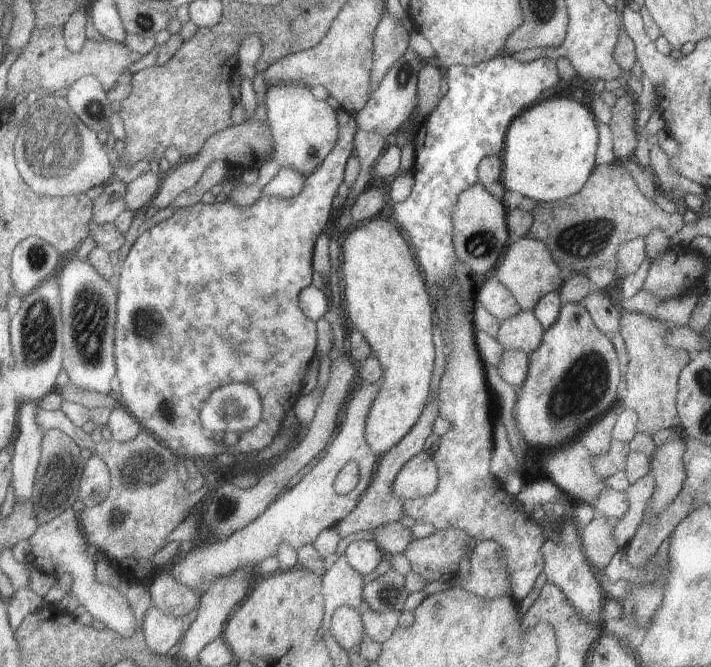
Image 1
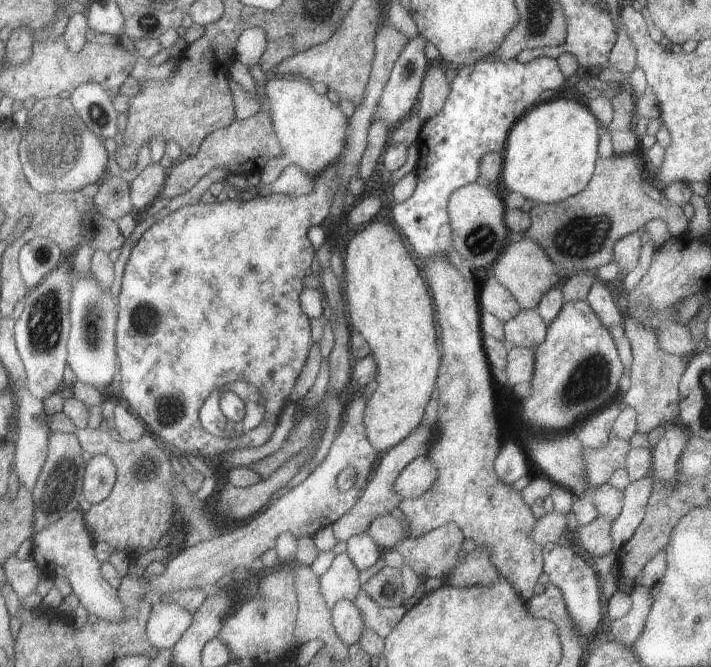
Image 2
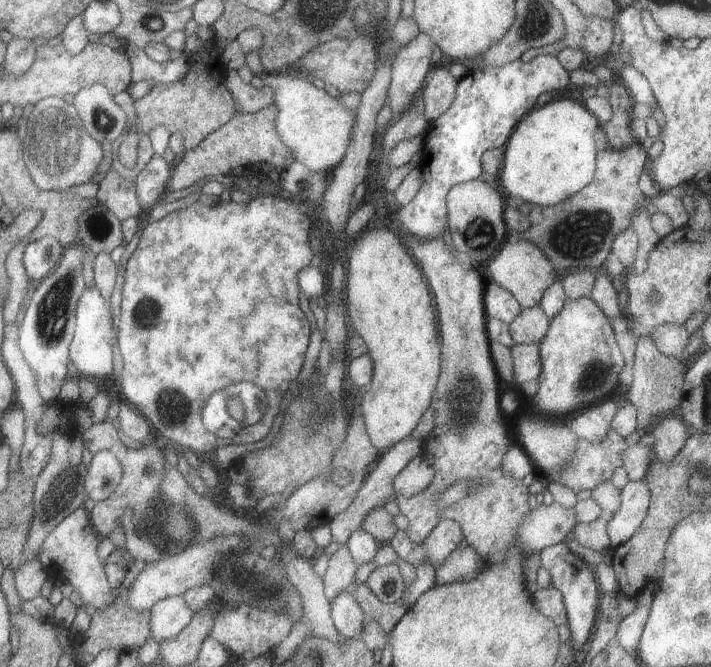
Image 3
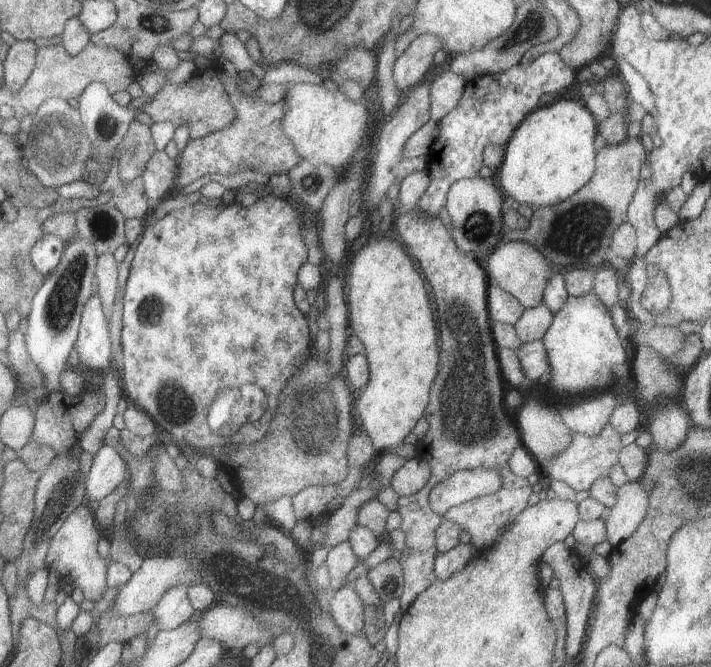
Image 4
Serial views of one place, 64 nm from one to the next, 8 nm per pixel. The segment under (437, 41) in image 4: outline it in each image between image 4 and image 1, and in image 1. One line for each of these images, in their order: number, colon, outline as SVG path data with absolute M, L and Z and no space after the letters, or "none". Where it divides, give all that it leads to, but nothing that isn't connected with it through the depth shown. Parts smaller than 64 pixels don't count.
1: M407 46L407 50L401 54L401 58L397 58L393 62L393 66L385 74L383 82L371 94L373 98L367 100L365 108L361 108L357 114L353 114L361 132L363 130L377 130L387 140L391 140L393 132L397 132L403 124L407 124L415 116L415 110L417 110L417 76L419 76L419 70L423 64L425 64L425 60L413 48Z
2: M417 34L415 38L411 38L405 48L401 50L401 54L395 58L395 64L393 64L393 70L391 70L391 76L389 76L389 82L387 86L383 88L383 94L379 98L379 104L377 104L377 110L375 110L375 120L377 118L383 118L387 122L389 128L397 126L407 114L415 112L417 106L419 106L419 92L421 92L421 84L423 84L423 78L425 78L425 72L429 70L431 66L431 60L427 60L427 48L429 40L423 38L421 34Z
3: M419 32L409 44L405 44L393 56L391 84L387 90L393 118L397 118L403 110L407 110L413 104L415 96L423 90L421 86L433 66L431 54L435 48L437 48L435 40L429 34Z

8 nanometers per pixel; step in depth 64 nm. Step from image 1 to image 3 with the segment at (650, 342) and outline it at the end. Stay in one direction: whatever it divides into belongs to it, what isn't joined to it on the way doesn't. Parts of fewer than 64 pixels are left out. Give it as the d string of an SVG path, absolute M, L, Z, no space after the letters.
M649 336L637 340L635 346L635 362L633 362L633 384L629 390L629 404L637 408L637 430L647 432L653 428L651 420L659 420L665 414L679 414L683 400L683 378L687 372L687 364L683 360L669 358L659 352Z

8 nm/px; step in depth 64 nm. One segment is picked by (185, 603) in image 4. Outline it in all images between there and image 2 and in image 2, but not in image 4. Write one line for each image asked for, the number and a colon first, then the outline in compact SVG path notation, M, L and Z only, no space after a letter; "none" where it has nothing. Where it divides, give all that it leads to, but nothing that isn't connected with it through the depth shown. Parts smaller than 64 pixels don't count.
2: M171 600L155 602L147 620L147 640L155 650L171 650L193 622L193 614Z
3: M183 594L181 596L169 596L153 604L151 612L151 634L155 642L169 640L177 636L193 618L193 610L187 606Z

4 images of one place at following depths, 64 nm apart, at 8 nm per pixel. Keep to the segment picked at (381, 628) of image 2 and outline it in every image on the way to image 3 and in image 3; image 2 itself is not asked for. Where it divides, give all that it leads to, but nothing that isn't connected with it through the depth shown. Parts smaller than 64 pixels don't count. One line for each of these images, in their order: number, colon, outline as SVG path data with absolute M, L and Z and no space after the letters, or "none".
3: M355 584L353 590L351 590L351 594L355 596L355 600L359 602L361 610L365 612L365 618L371 620L371 622L381 624L381 628L383 628L385 634L389 634L389 632L395 628L395 624L403 618L403 614L407 612L407 608L401 606L401 604L397 604L395 608L383 604L383 602L369 590L367 584Z

